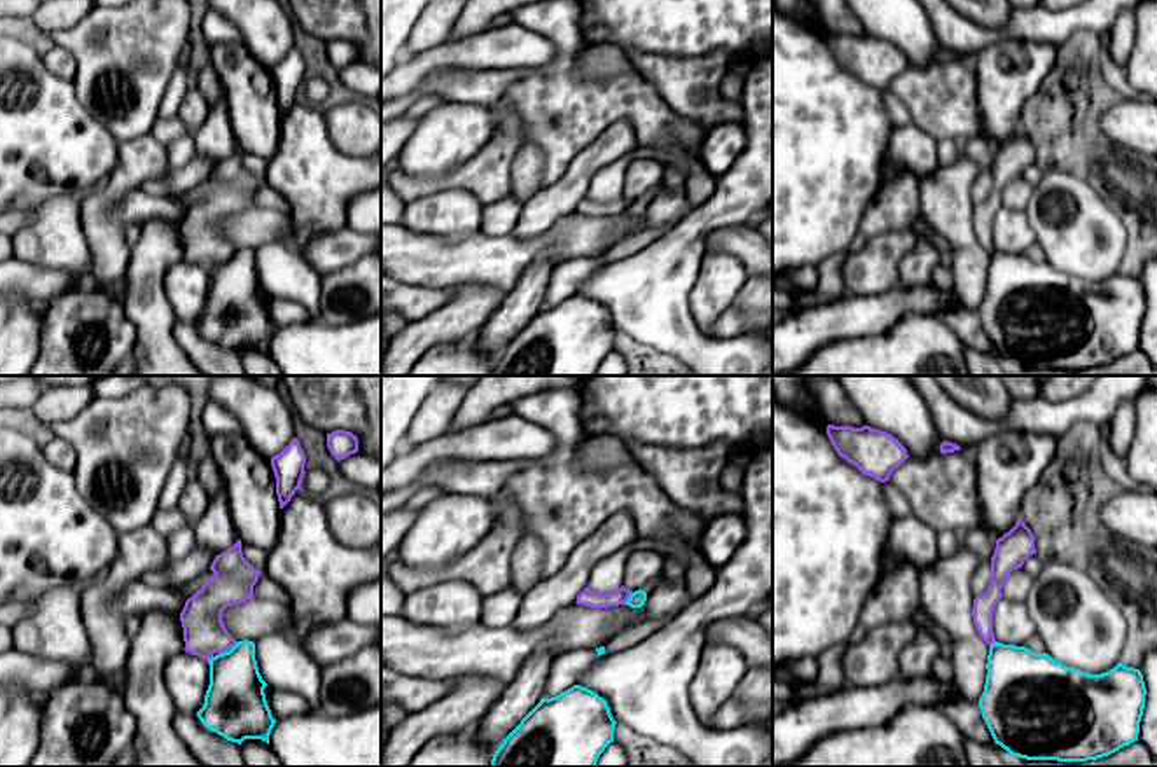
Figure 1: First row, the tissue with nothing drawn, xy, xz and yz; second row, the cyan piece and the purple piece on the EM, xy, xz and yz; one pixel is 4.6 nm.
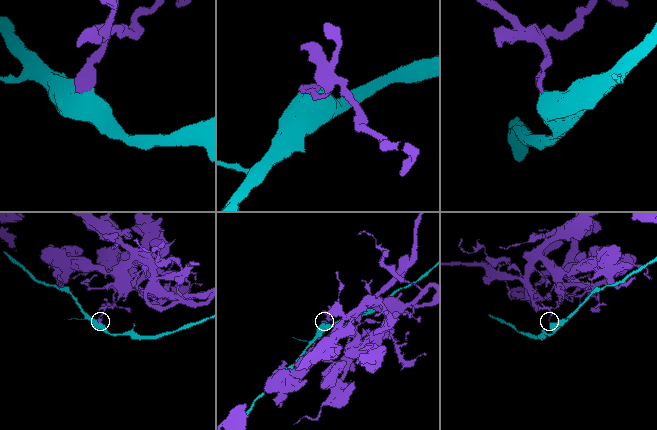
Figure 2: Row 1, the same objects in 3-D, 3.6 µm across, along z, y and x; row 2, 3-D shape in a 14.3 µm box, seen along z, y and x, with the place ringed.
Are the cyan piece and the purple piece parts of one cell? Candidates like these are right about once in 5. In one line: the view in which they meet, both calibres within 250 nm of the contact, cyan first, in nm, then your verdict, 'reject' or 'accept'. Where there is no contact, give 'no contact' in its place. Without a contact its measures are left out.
contact in xy; calibres 280 and 190 nm; reject

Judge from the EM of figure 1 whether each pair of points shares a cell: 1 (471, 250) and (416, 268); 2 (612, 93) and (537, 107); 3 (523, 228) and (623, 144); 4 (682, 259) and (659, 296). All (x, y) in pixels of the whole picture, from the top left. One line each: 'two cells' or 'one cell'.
1: one cell
2: one cell
3: one cell
4: one cell

